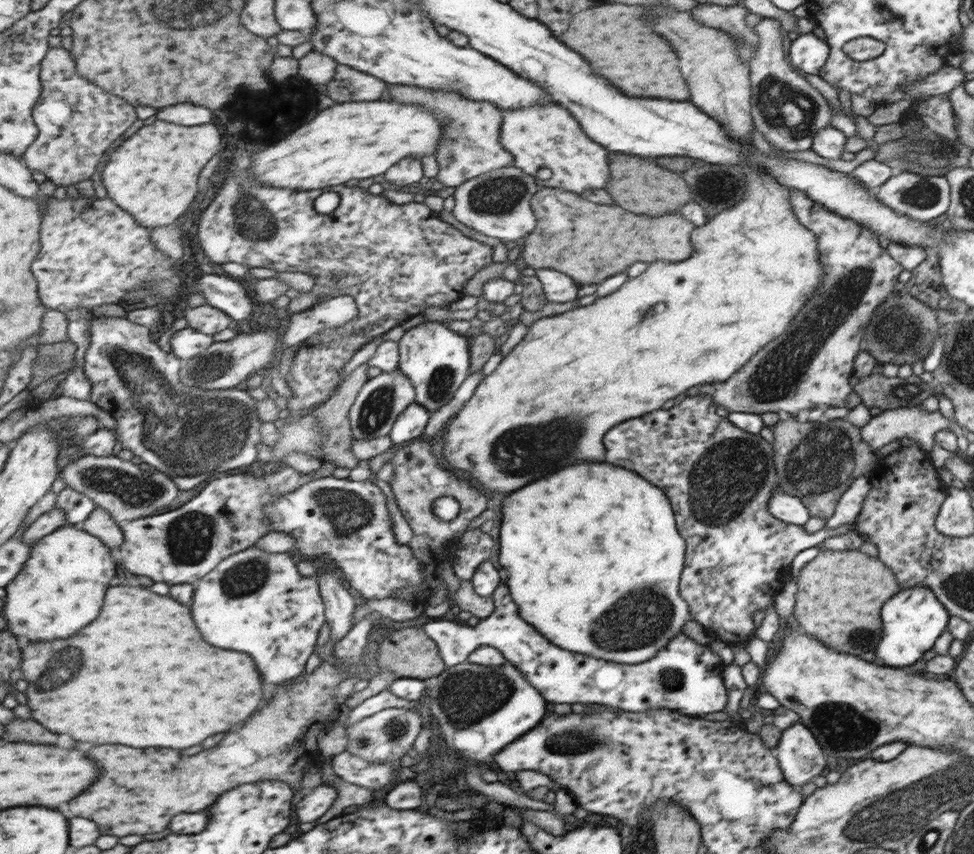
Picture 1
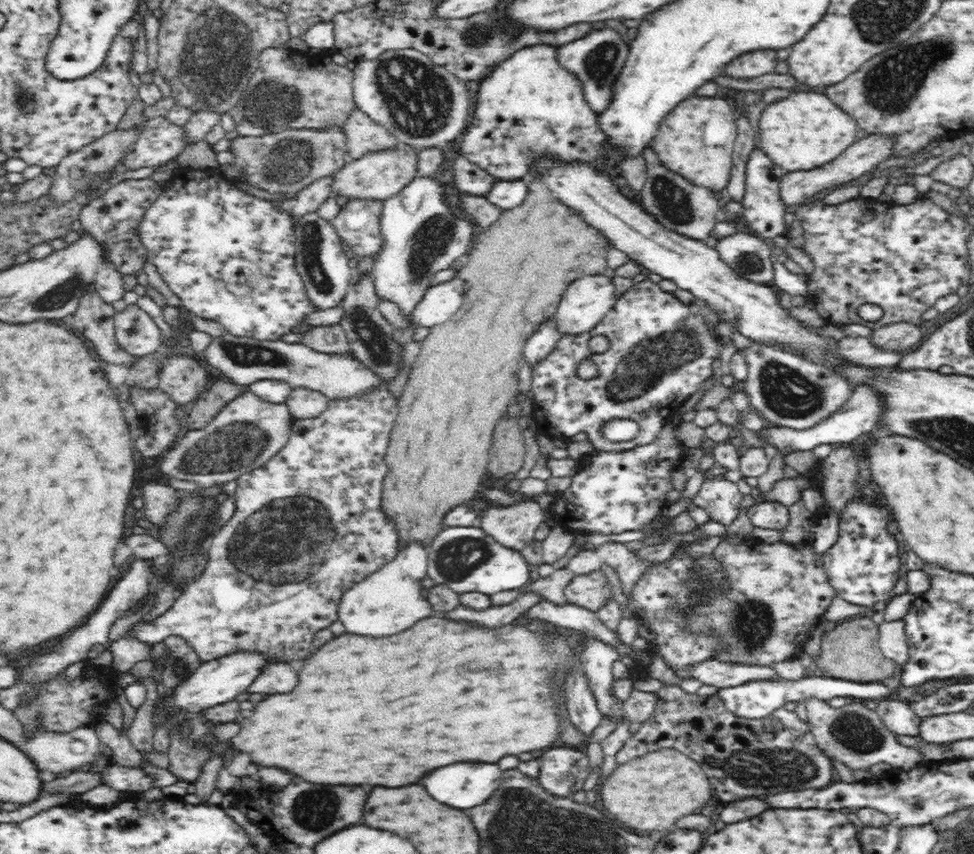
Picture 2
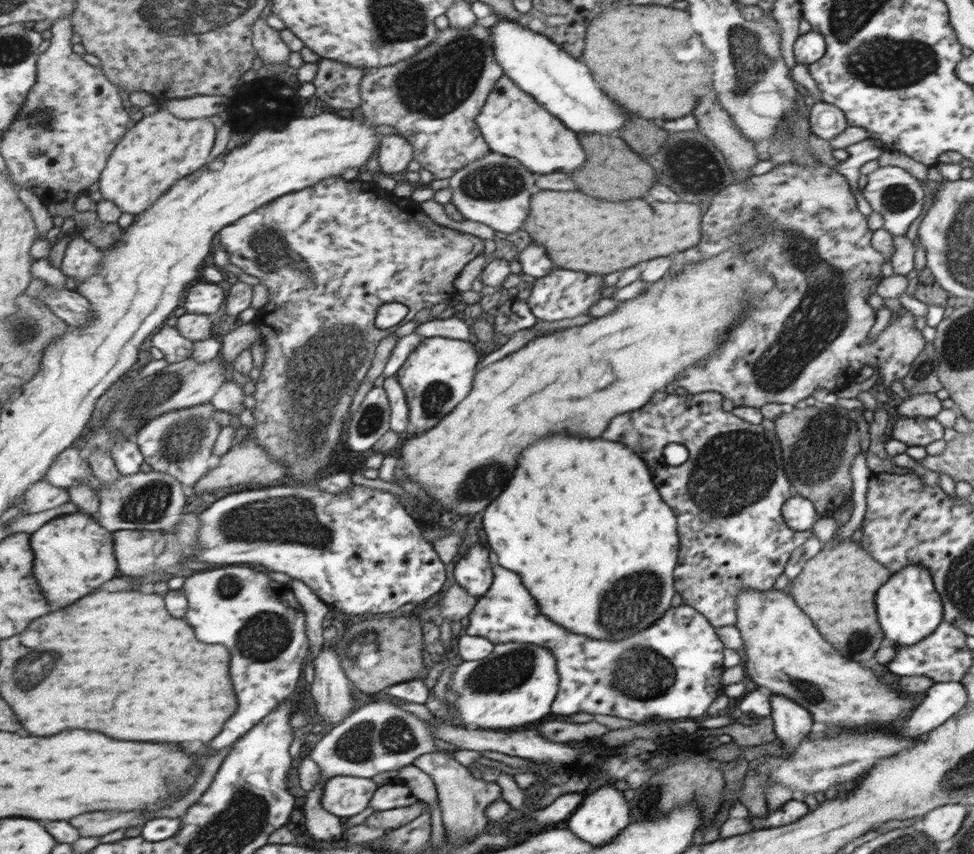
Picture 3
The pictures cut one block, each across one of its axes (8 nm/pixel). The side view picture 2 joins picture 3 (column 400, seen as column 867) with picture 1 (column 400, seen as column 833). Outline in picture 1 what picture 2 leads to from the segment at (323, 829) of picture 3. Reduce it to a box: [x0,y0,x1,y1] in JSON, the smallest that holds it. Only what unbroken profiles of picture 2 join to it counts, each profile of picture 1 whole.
[346,708,422,763]

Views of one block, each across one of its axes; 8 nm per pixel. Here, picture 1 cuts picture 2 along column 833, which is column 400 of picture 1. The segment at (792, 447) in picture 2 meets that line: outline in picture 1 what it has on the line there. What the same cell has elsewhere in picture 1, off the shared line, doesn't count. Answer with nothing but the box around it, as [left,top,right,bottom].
[388,403,430,444]

